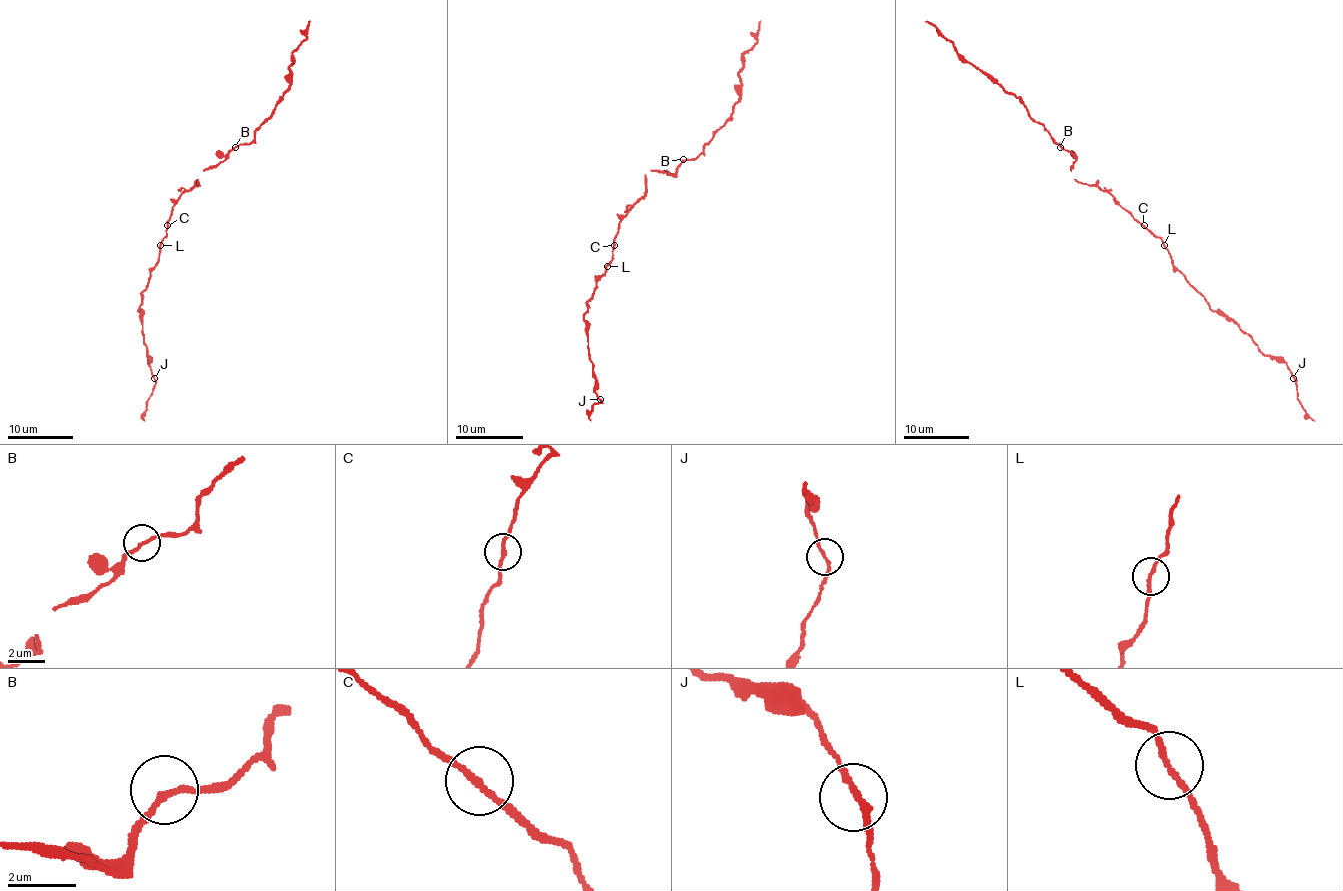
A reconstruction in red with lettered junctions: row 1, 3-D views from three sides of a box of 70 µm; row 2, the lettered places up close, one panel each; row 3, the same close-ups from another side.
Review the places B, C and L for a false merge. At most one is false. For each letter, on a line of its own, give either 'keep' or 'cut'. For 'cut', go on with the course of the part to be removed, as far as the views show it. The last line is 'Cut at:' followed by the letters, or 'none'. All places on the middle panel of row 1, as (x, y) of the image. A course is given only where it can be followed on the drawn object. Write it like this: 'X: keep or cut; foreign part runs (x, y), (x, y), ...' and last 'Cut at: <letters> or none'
B: keep
C: keep
L: keep
Cut at: none

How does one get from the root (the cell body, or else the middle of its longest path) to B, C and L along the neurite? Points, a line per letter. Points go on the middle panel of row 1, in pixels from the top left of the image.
B: (624, 217), (644, 195), (646, 175), (651, 171), (673, 175), (683, 159)
C: (624, 217), (619, 223), (614, 245)
L: (624, 217), (614, 239), (612, 261), (607, 266)

